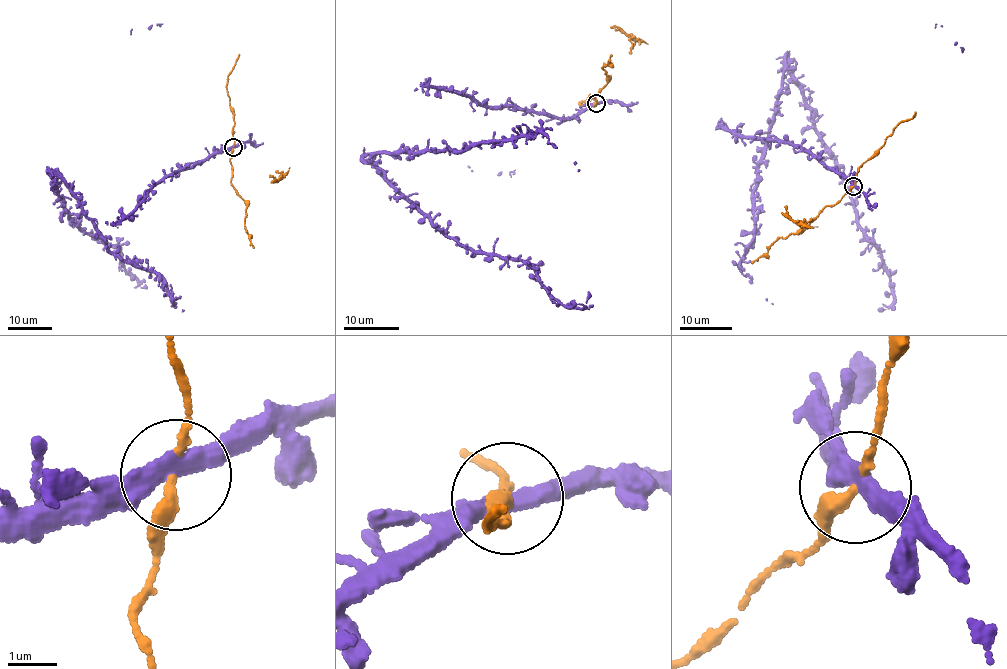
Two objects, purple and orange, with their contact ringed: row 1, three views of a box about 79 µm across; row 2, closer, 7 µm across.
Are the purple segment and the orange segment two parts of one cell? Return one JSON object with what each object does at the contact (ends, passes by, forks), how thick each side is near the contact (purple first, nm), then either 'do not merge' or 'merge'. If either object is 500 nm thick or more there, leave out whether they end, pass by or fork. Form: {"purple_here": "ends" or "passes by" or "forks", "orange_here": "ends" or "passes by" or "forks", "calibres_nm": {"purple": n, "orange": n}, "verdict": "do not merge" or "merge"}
{"purple_here": "passes by", "orange_here": "passes by", "calibres_nm": {"purple": 360, "orange": 200}, "verdict": "do not merge"}

